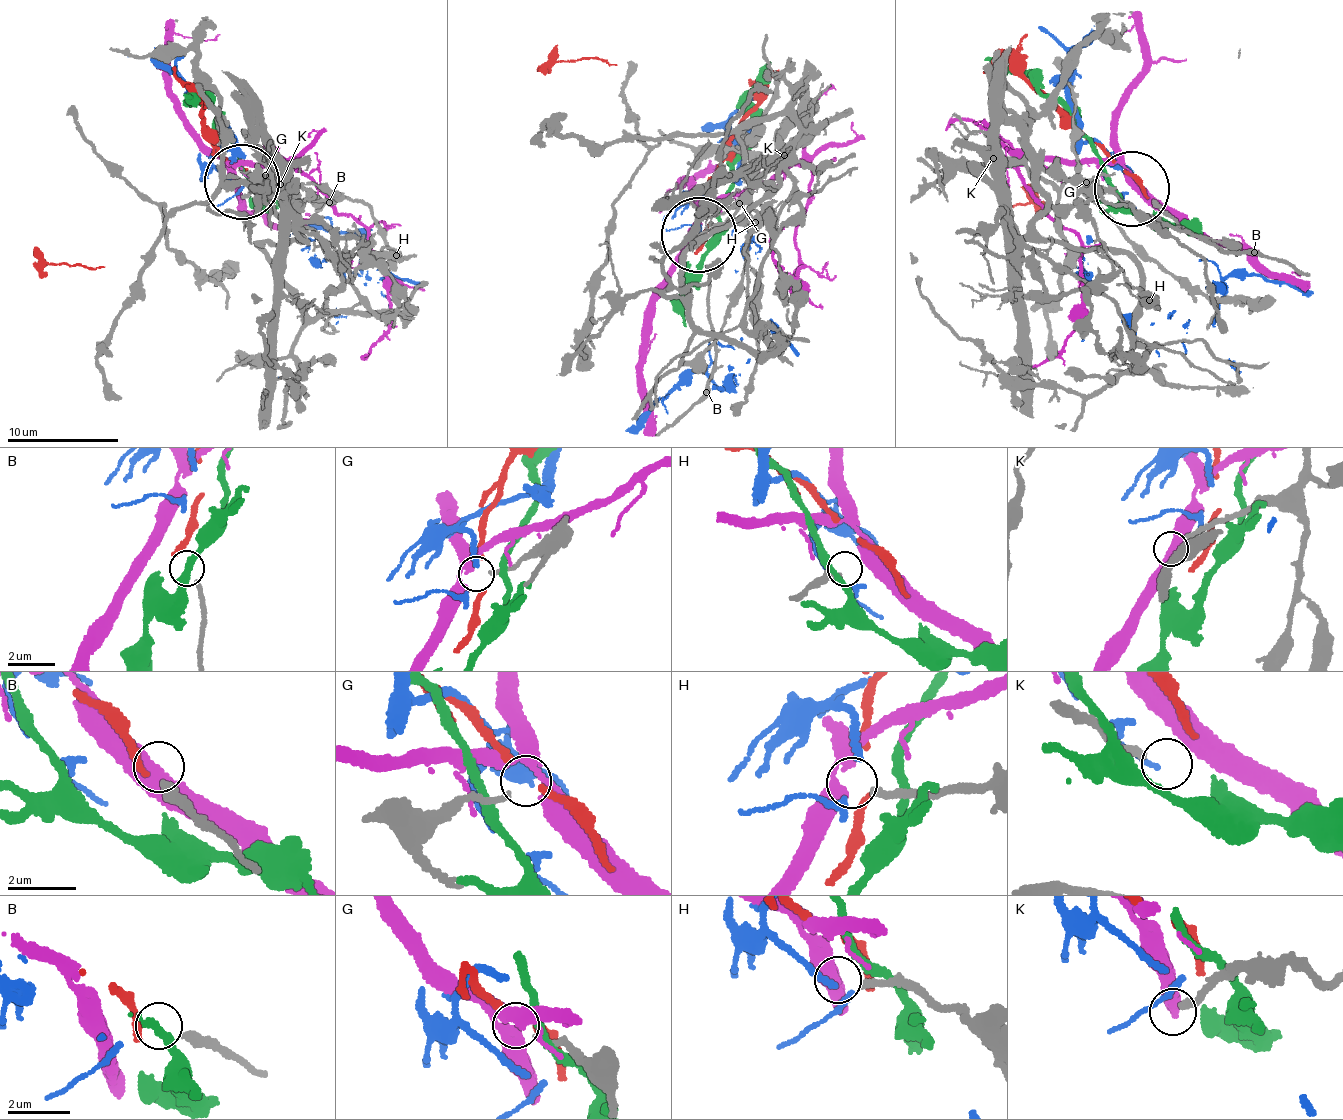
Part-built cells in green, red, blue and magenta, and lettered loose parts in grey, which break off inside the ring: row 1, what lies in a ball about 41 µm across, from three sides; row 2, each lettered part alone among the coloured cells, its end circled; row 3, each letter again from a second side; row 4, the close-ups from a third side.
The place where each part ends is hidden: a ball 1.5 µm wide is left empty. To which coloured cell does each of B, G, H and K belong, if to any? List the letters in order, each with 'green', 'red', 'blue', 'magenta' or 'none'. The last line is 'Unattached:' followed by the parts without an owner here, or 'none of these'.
B: none
G: none
H: none
K: none
Unattached: B, G, H, K

